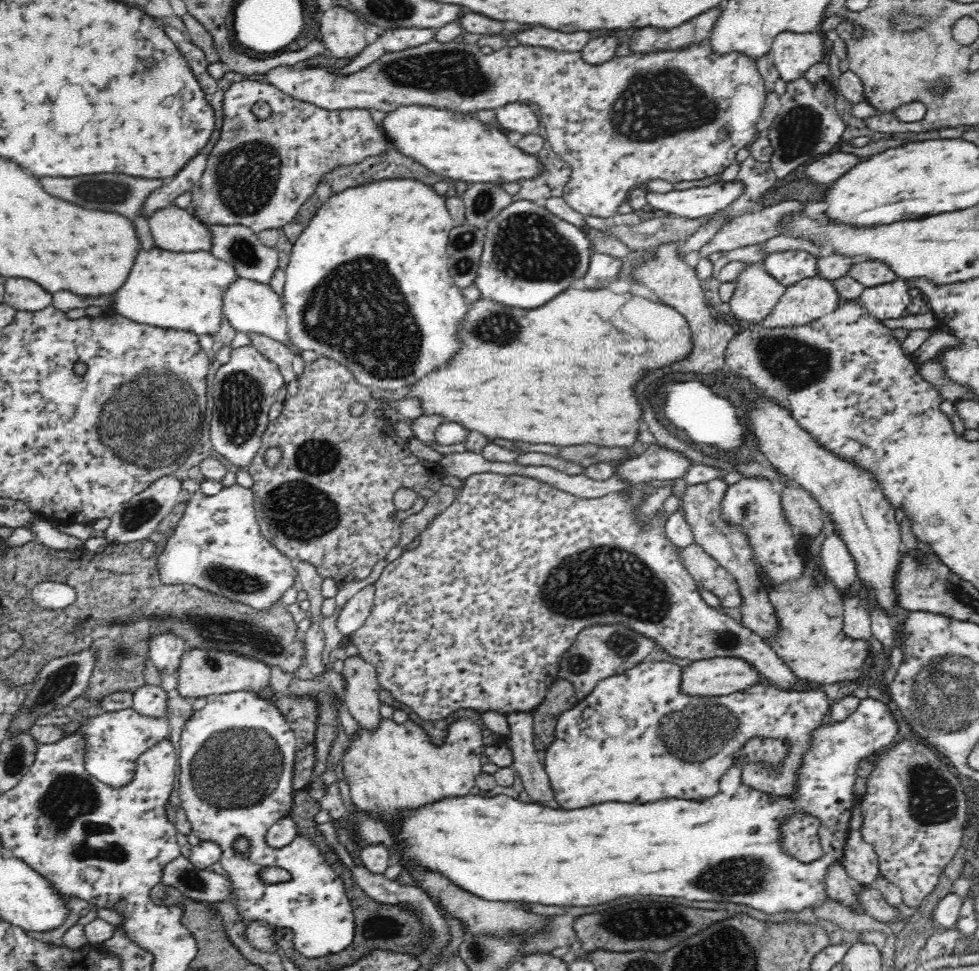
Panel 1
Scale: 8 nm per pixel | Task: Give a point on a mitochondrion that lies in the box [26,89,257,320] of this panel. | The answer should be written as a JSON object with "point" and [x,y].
{"point":[113,193]}

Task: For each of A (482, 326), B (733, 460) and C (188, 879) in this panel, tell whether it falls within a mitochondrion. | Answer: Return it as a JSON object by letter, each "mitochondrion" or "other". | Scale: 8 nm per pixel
{"A":"mitochondrion","B":"other","C":"mitochondrion"}

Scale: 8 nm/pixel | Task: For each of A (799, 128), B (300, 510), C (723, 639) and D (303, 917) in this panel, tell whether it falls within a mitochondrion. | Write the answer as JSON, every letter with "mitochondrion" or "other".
{"A":"mitochondrion","B":"mitochondrion","C":"mitochondrion","D":"other"}

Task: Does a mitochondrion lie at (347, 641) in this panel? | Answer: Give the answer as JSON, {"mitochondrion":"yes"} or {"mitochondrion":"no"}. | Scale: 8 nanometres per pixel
{"mitochondrion":"no"}

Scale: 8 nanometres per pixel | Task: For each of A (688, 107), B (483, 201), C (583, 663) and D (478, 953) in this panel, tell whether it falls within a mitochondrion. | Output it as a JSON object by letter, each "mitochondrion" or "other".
{"A":"mitochondrion","B":"mitochondrion","C":"mitochondrion","D":"mitochondrion"}

